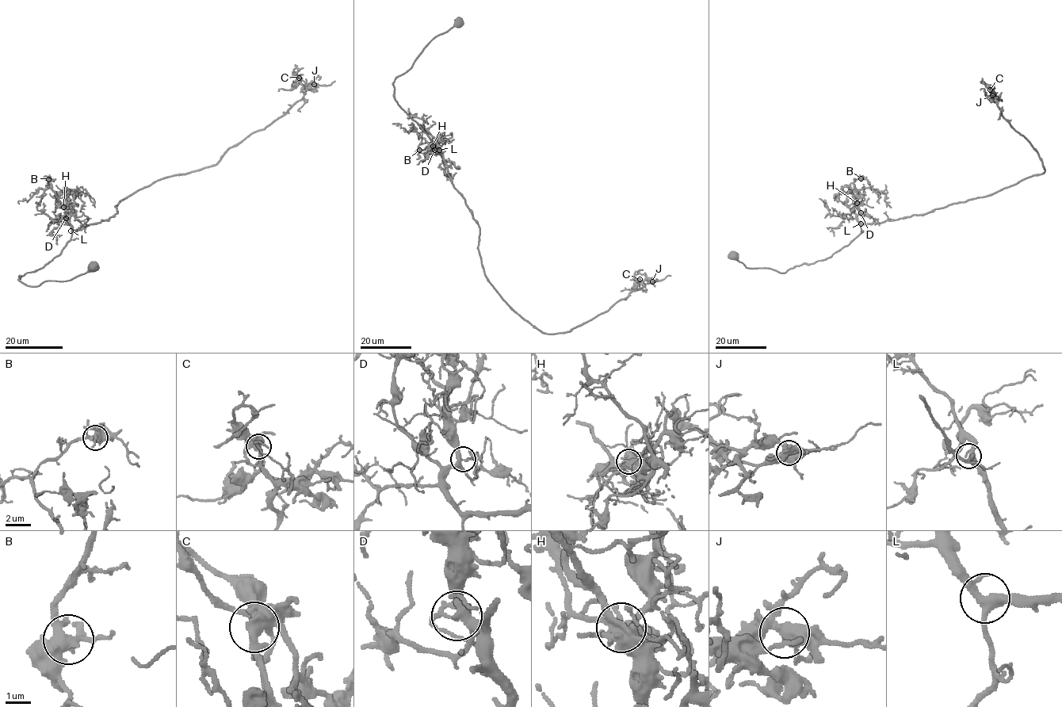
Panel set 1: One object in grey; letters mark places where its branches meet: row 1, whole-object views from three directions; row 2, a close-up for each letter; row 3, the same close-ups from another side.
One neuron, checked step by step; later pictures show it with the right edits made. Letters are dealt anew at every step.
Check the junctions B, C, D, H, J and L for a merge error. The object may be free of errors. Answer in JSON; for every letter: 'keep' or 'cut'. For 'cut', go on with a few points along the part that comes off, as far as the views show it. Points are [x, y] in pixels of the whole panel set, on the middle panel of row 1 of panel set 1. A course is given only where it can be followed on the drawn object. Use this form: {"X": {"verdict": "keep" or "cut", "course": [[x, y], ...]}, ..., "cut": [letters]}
{"B": {"verdict": "keep"}, "C": {"verdict": "keep"}, "D": {"verdict": "keep"}, "H": {"verdict": "keep"}, "J": {"verdict": "keep"}, "L": {"verdict": "keep"}, "cut": []}

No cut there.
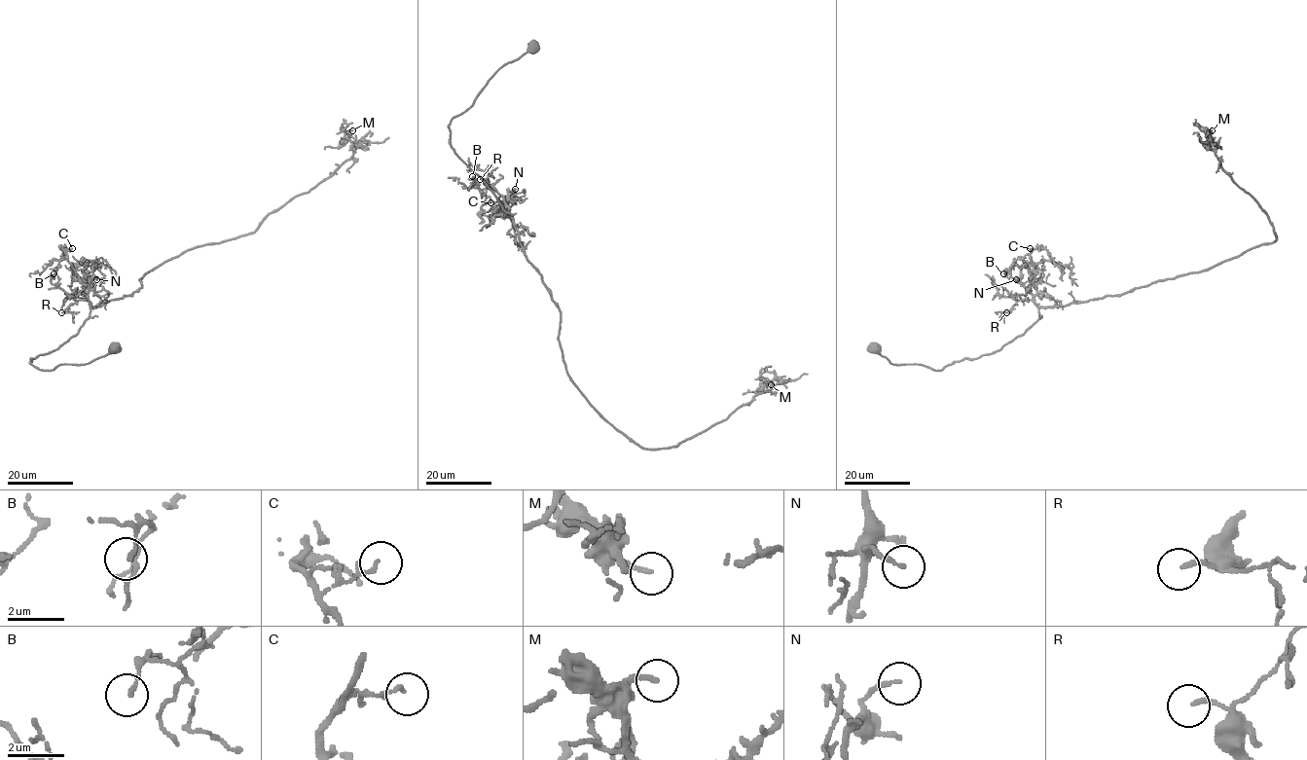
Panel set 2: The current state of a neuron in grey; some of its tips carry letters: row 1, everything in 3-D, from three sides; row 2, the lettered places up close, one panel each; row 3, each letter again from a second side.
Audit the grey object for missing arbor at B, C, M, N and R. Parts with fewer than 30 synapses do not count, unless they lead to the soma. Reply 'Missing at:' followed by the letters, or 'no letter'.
Missing at: M

